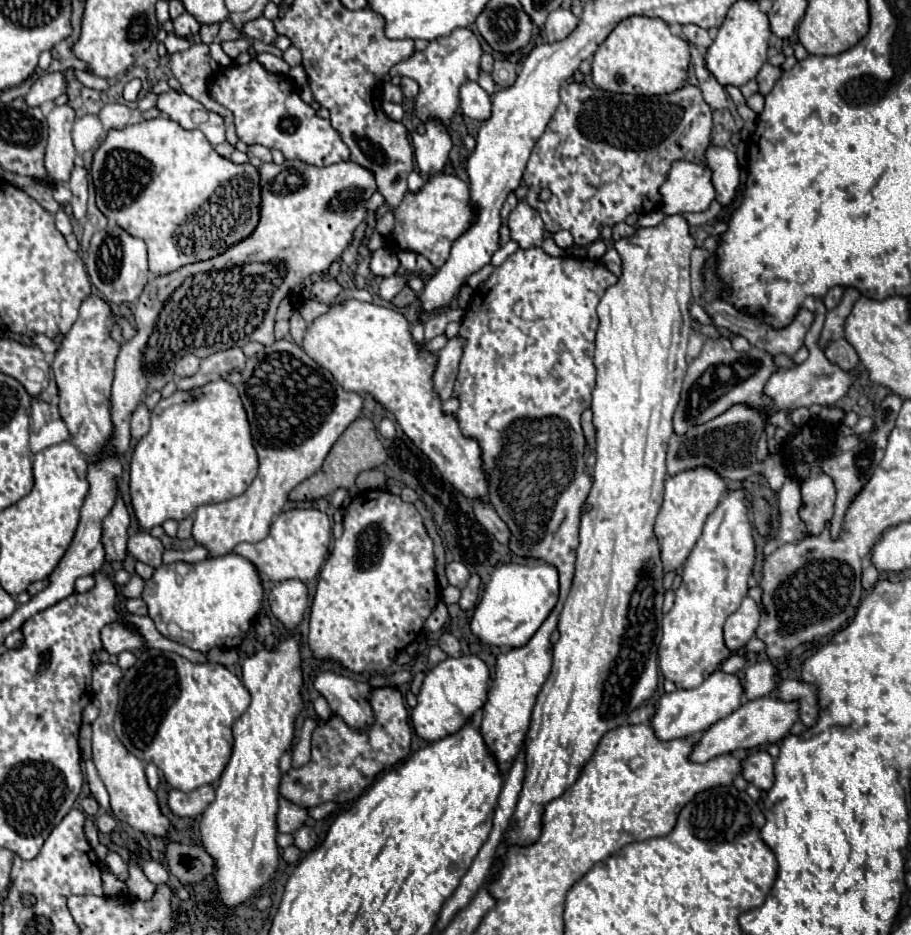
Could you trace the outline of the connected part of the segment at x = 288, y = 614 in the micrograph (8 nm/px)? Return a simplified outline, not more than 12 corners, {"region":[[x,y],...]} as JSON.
{"region":[[287,579],[269,593],[271,613],[295,629],[303,621],[307,587]]}

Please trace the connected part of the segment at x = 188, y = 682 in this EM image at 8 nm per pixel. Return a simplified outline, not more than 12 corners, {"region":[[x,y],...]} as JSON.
{"region":[[147,649],[115,733],[189,793],[219,781],[249,707],[219,663]]}

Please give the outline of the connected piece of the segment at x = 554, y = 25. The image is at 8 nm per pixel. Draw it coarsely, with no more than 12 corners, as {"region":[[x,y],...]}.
{"region":[[569,9],[549,13],[549,43],[565,39],[579,19]]}

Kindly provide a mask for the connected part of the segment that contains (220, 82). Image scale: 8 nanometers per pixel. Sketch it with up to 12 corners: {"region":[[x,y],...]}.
{"region":[[257,59],[211,79],[247,145],[349,159],[329,119]]}

